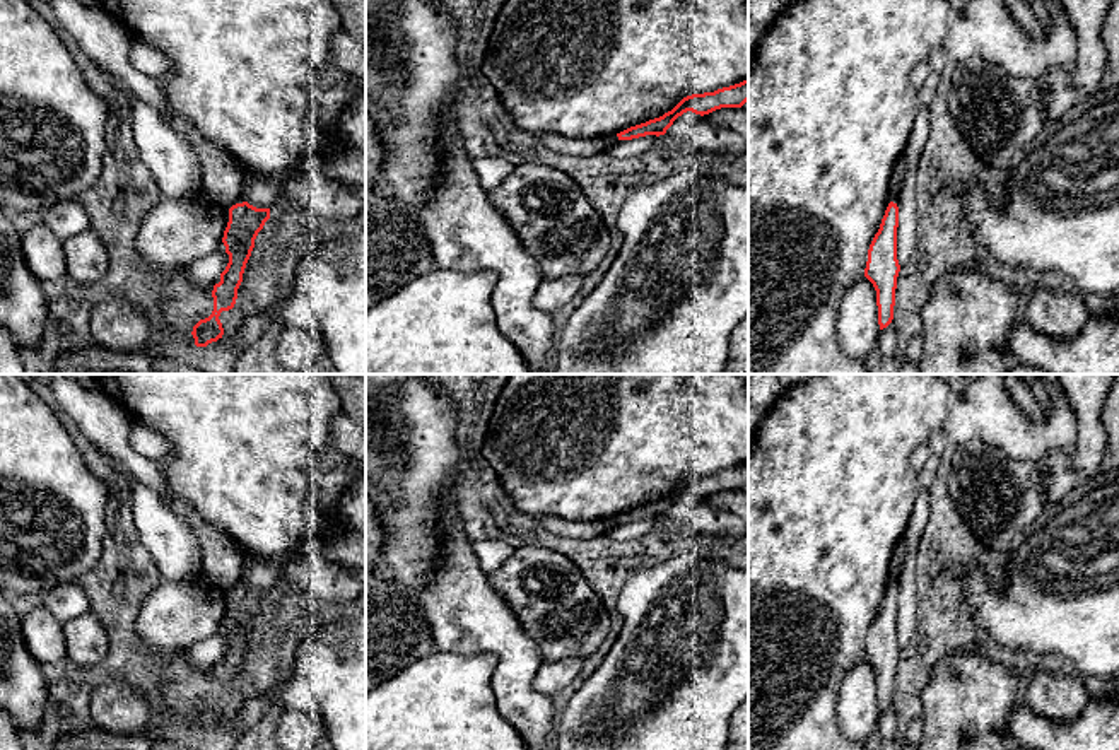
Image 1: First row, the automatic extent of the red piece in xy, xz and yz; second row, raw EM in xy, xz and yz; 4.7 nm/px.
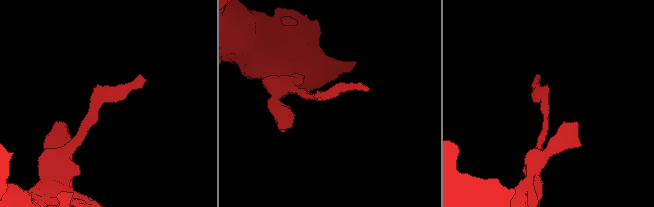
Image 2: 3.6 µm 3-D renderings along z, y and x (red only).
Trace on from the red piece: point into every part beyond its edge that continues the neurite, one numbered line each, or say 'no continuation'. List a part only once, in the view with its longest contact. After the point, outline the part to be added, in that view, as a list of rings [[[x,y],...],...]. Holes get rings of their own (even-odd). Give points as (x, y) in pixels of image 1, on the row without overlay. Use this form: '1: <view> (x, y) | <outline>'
no continuation

